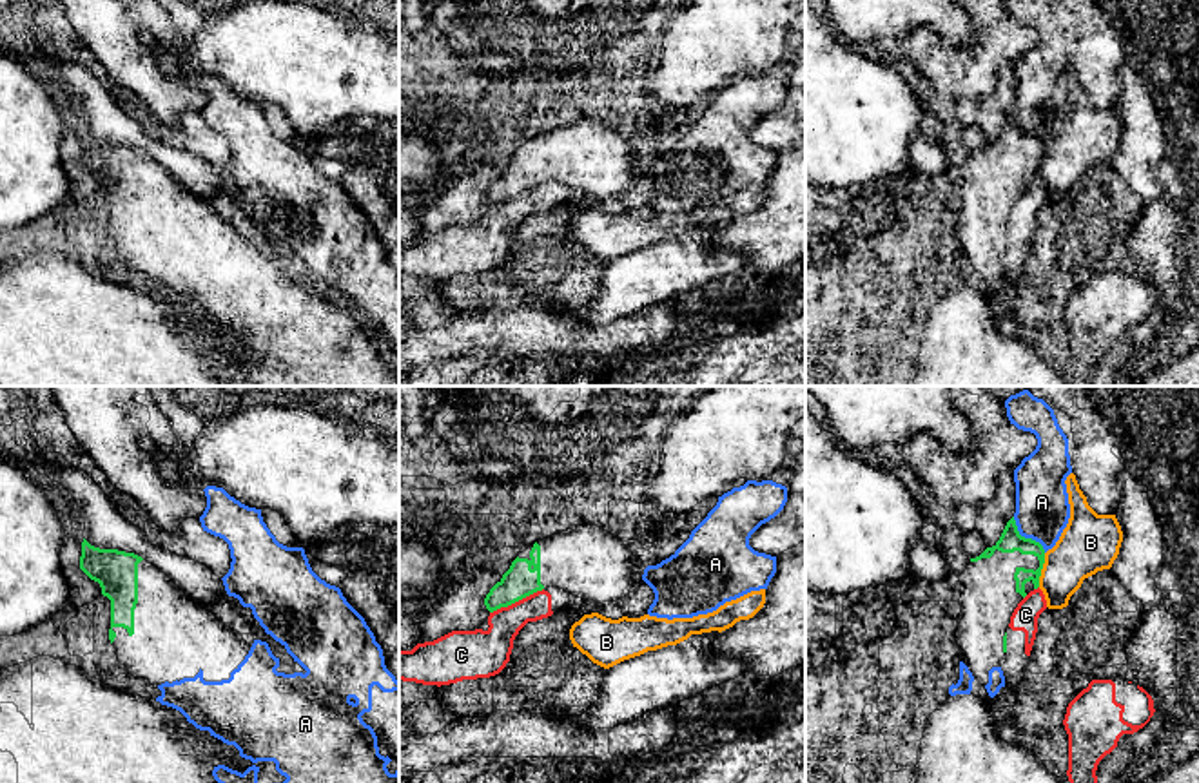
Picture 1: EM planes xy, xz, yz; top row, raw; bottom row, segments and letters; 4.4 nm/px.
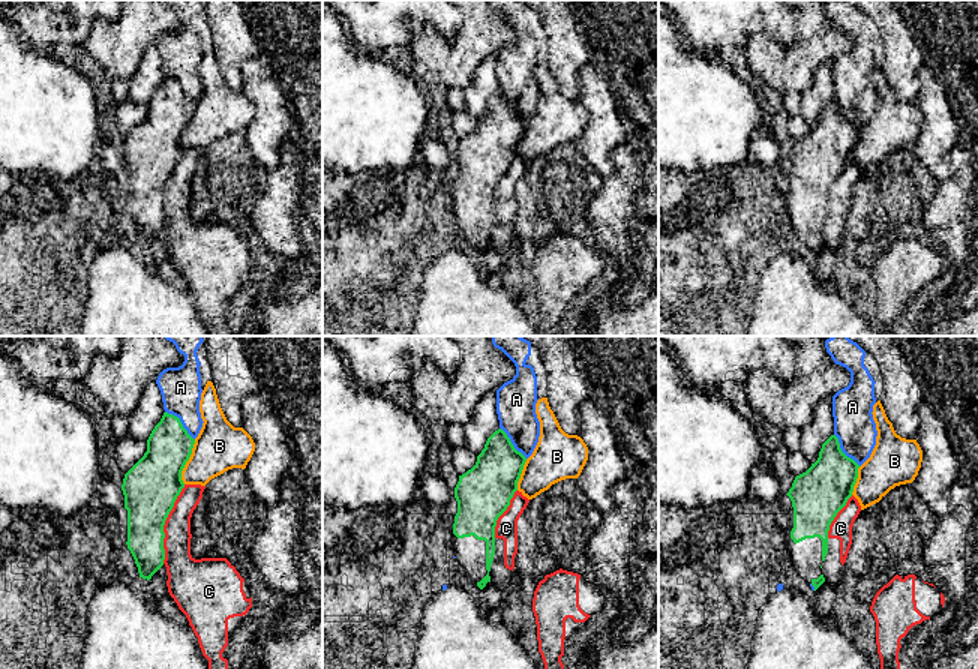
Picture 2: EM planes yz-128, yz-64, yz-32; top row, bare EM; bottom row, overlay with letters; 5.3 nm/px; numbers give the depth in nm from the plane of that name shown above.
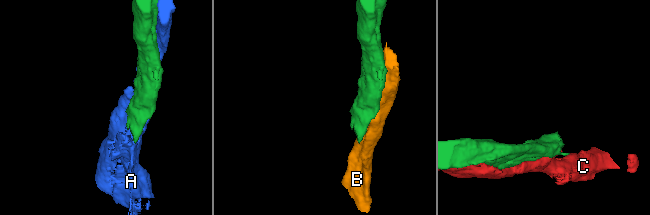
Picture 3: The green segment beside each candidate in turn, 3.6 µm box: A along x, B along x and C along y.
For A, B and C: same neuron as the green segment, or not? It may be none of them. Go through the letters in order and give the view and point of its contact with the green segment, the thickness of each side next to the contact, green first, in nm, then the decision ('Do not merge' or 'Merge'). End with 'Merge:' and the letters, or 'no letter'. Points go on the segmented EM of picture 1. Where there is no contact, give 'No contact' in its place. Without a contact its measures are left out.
A: Touches green at yz (1023, 537). Thickness 100 nm (green) against 240 nm. Do not merge
B: Touches green at yz (1042, 568). Thickness 100 nm (green) against 260 nm. Do not merge
C: Touches green at xz (516, 600). Thickness 150 nm (green) against 180 nm. Do not merge
Merge: no letter

